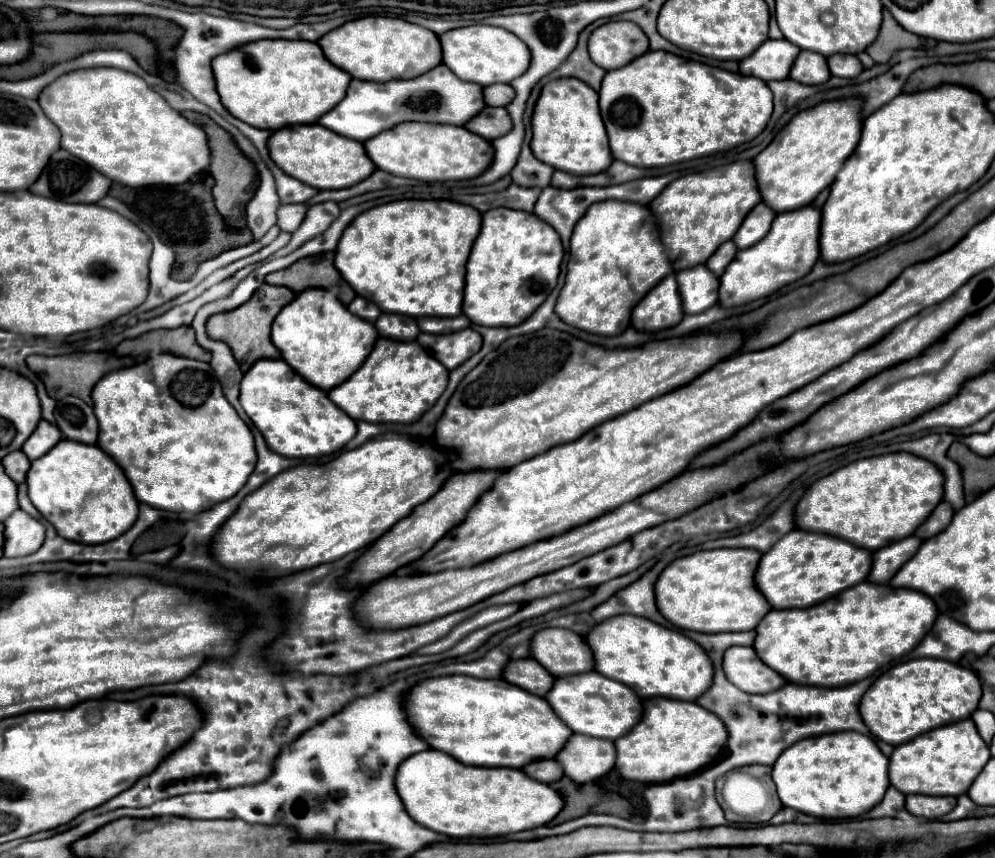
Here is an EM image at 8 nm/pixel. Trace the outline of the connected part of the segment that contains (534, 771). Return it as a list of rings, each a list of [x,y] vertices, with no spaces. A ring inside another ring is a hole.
[[[537,760],[537,762],[531,762],[523,768],[531,778],[543,782],[543,784],[553,784],[557,780],[563,778],[563,772],[561,772],[561,764],[557,764],[557,760]]]

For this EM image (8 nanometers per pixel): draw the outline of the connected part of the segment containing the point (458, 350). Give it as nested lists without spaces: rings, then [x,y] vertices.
[[[465,328],[461,332],[453,332],[445,336],[419,334],[417,342],[427,352],[437,356],[437,360],[441,360],[441,364],[445,364],[447,370],[455,370],[481,348],[481,334],[475,332],[473,328]]]

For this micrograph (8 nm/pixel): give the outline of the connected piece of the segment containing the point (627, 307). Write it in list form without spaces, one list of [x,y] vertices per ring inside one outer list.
[[[609,200],[603,204],[593,204],[589,212],[579,220],[577,228],[573,230],[571,244],[569,244],[569,262],[567,262],[567,276],[565,286],[559,292],[555,314],[569,326],[575,326],[583,332],[597,334],[597,336],[619,336],[629,326],[629,316],[635,304],[667,274],[673,272],[669,258],[665,256],[661,238],[657,236],[657,228],[653,228],[653,218],[649,216],[647,206],[629,204]]]

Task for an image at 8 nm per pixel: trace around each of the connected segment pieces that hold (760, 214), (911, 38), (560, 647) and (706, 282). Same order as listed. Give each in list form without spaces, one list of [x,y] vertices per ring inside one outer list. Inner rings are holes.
[[[763,202],[757,204],[749,216],[743,220],[741,228],[737,230],[737,234],[733,236],[733,242],[739,250],[749,248],[753,244],[757,244],[771,228],[771,222],[775,218],[775,212],[771,208],[767,208]]]
[[[889,12],[883,14],[883,26],[877,36],[877,40],[867,48],[867,54],[877,62],[877,64],[887,64],[895,52],[905,50],[905,48],[921,48],[921,38],[907,32],[889,16]]]
[[[545,628],[537,632],[531,642],[531,652],[555,678],[595,670],[589,644],[573,630]]]
[[[703,264],[689,272],[677,272],[677,284],[685,314],[701,314],[717,302],[719,278],[715,278]]]

